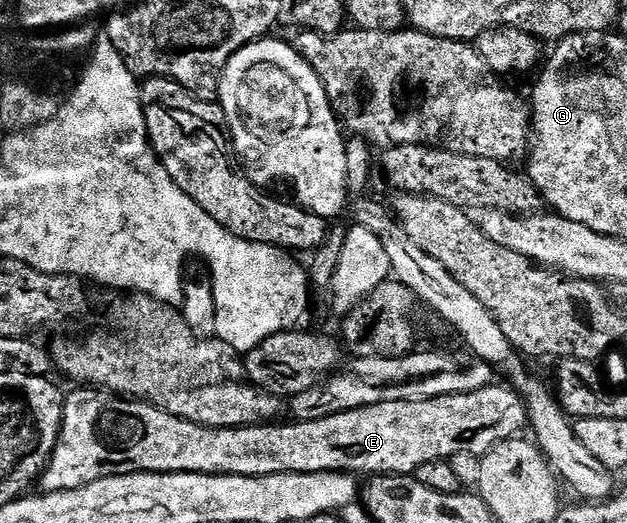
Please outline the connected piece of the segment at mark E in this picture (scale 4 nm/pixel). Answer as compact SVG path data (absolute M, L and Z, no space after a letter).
M89 385L79 386L74 389L71 395L67 394L62 408L62 431L58 435L58 444L54 450L54 455L50 459L49 465L42 472L40 487L43 492L51 491L71 491L77 487L88 485L97 479L103 479L109 475L134 475L138 471L151 471L167 475L168 473L180 473L181 471L191 471L201 475L275 475L285 471L295 471L297 475L313 475L316 471L329 471L331 473L355 473L354 471L370 471L369 473L385 473L388 475L409 475L417 472L417 469L424 461L436 461L437 459L449 460L450 455L462 455L465 451L471 451L474 457L481 456L490 450L495 443L503 439L513 439L519 434L518 431L527 426L526 407L517 391L509 386L498 387L491 385L473 391L472 393L460 393L459 395L436 395L431 399L423 397L409 397L410 399L386 399L383 403L379 401L366 401L362 406L354 407L351 411L335 411L333 413L322 413L317 417L306 417L303 423L282 423L279 427L274 425L255 425L252 427L205 427L199 423L193 423L187 419L176 417L167 411L161 411L159 407L152 403L147 403L145 399L131 399L125 395L117 395L115 391L99 389Z

